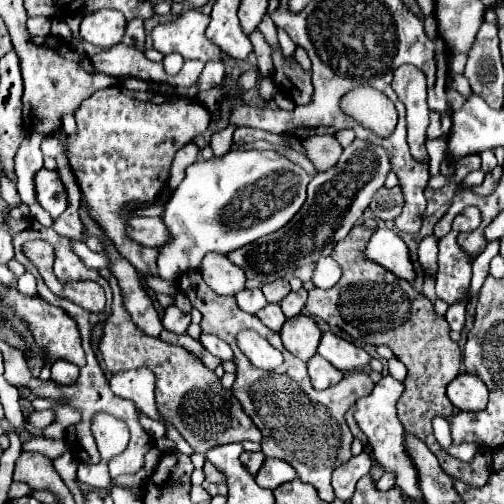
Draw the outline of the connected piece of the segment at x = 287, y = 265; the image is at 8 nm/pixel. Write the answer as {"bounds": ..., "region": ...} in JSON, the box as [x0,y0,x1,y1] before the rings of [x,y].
{"bounds":[228,138,390,282],"region":[[[356,138],[330,170],[318,172],[310,180],[304,208],[300,208],[300,212],[280,232],[264,236],[264,240],[256,240],[256,244],[246,244],[244,248],[228,254],[228,258],[236,266],[244,268],[248,278],[274,282],[304,264],[316,262],[320,256],[330,256],[336,242],[344,240],[352,226],[362,218],[376,190],[384,186],[388,172],[390,160],[386,150]]]}

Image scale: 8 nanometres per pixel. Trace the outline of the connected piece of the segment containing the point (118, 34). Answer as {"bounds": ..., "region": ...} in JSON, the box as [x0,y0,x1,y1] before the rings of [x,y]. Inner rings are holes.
{"bounds":[80,8,126,48],"region":[[[114,8],[92,12],[84,16],[80,24],[80,36],[86,42],[102,48],[120,44],[124,30],[126,30],[126,16],[120,16],[120,12],[116,12]]]}

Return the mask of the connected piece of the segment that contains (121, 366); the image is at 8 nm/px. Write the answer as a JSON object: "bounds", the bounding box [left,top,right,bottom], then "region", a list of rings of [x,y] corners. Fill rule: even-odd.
{"bounds":[98,270,260,454],"region":[[[108,270],[98,272],[102,278],[108,280],[114,294],[112,314],[104,322],[102,336],[98,342],[98,350],[102,352],[106,368],[110,372],[118,372],[150,366],[150,370],[156,374],[156,406],[160,416],[172,422],[182,434],[182,438],[200,454],[206,454],[216,446],[232,442],[260,442],[260,430],[252,424],[250,416],[240,408],[236,396],[232,398],[230,390],[222,388],[220,378],[212,370],[204,368],[204,364],[200,364],[200,360],[196,360],[196,356],[192,356],[186,348],[162,342],[160,338],[146,336],[142,330],[138,330],[122,306],[122,294],[116,278]]]}

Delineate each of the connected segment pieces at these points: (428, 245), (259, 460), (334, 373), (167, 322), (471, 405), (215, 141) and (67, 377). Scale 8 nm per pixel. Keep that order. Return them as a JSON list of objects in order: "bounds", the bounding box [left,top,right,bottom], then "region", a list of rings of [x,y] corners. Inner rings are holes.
[{"bounds":[418,236,438,272],"region":[[[426,236],[418,246],[418,260],[426,272],[436,270],[436,254],[438,254],[438,238]]]},{"bounds":[240,452,264,474],"region":[[[242,452],[240,460],[242,460],[242,464],[244,464],[252,474],[256,474],[256,472],[262,468],[262,464],[264,464],[264,454],[262,454],[262,452]]]},{"bounds":[308,356,342,390],"region":[[[312,356],[308,360],[308,374],[310,374],[310,380],[312,380],[312,386],[316,390],[324,390],[328,386],[334,386],[342,380],[342,372],[336,370],[328,360],[324,360],[322,356]]]},{"bounds":[162,306,190,334],"region":[[[168,306],[166,314],[162,318],[162,324],[166,330],[176,332],[176,334],[184,334],[190,326],[190,314],[182,312],[178,306]]]},{"bounds":[446,374,488,412],"region":[[[460,374],[460,376],[456,376],[448,384],[446,394],[448,394],[450,402],[458,410],[466,410],[466,412],[484,410],[486,402],[488,402],[488,388],[486,388],[486,384],[474,374]]]},{"bounds":[210,126,234,156],"region":[[[228,126],[224,130],[218,130],[210,138],[210,148],[214,150],[214,156],[224,156],[232,150],[234,128]]]},{"bounds":[52,360,80,386],"region":[[[56,360],[52,364],[52,380],[60,386],[70,386],[78,380],[78,374],[80,374],[80,368],[74,366],[72,362],[66,362],[66,360]]]}]

